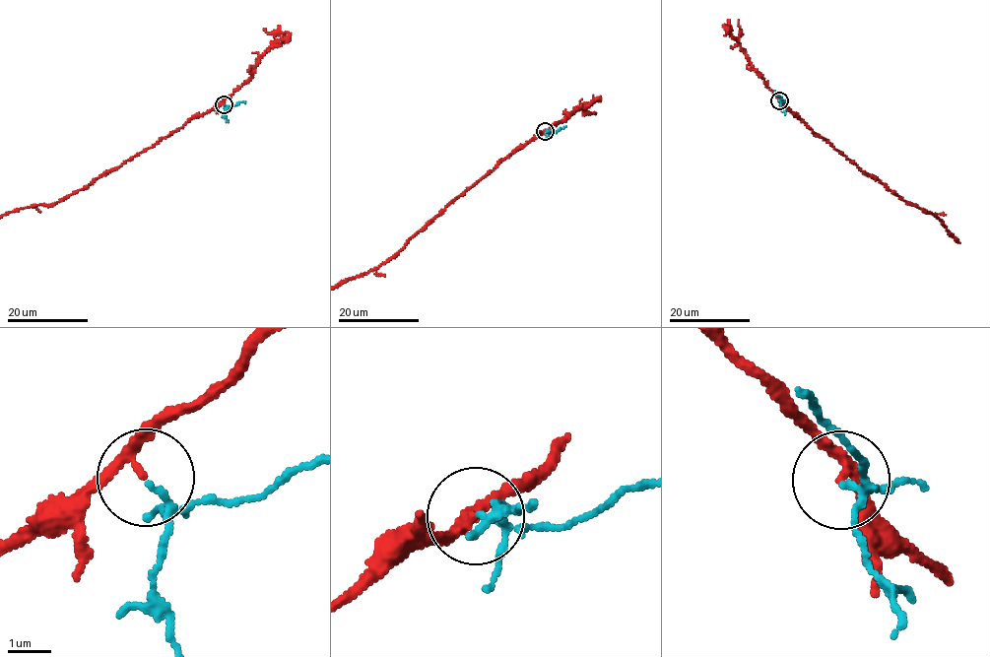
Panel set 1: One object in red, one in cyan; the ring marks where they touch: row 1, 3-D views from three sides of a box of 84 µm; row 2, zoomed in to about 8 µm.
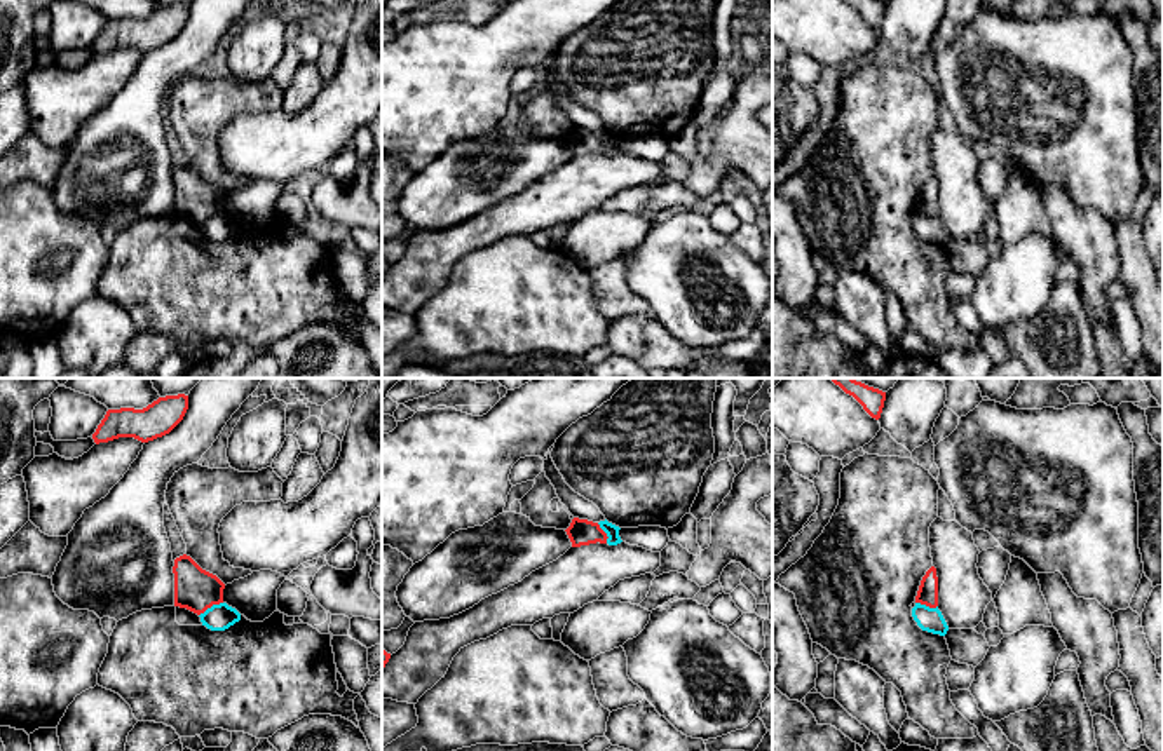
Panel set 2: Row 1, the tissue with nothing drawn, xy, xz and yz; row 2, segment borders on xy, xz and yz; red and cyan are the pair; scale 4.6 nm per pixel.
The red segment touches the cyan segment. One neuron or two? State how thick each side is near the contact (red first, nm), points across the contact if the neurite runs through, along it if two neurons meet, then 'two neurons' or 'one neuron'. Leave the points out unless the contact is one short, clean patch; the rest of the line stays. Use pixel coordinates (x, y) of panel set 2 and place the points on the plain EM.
calibres 200 and 120 nm; border xy (222, 211), (208, 216), (199, 225); two neurons

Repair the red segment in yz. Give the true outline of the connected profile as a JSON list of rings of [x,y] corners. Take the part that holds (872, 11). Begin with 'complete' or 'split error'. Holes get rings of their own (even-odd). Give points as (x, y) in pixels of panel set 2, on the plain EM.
complete | [[[844,0],[844,2],[853,5],[872,28],[875,30],[881,28],[886,2],[882,0]]]

